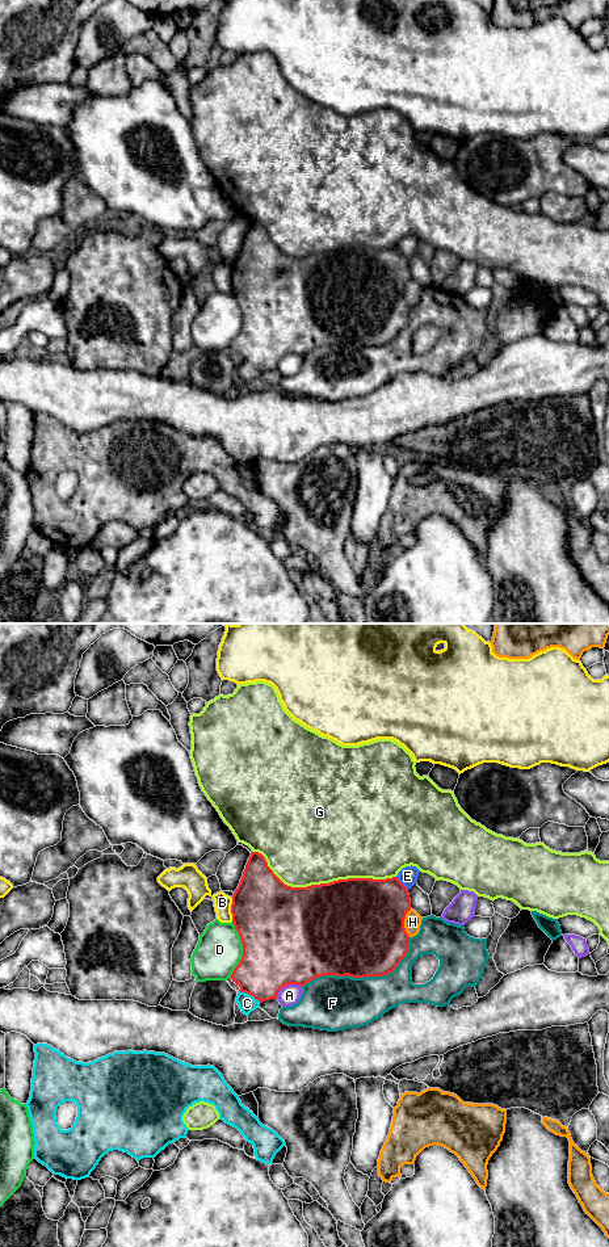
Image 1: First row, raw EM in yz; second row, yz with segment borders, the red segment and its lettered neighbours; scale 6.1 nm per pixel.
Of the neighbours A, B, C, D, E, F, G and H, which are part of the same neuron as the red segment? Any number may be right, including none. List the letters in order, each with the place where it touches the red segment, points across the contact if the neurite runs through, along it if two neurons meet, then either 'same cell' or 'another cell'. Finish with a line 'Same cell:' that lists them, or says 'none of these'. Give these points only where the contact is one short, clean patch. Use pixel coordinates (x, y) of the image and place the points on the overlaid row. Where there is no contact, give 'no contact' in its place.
A: contact yz (286, 985); another cell
B: contact yz (231, 910); another cell
C: contact yz (250, 994); way yz (272, 960), (250, 994), (247, 1003); same cell
D: contact yz (243, 949); another cell
E: contact yz (400, 882); another cell
F: contact yz (364, 975); another cell
G: contact yz (322, 884); another cell
H: contact yz (403, 923); another cell
Same cell: C

